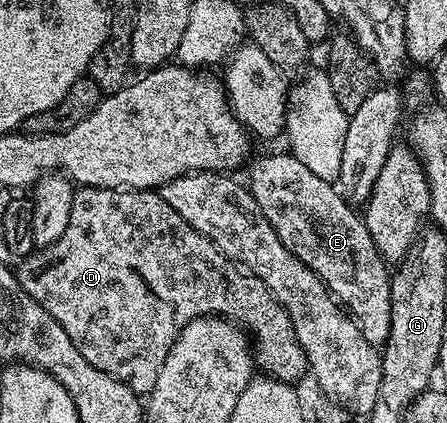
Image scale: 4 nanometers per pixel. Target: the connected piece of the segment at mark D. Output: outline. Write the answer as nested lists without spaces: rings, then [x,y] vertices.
[[[80,187],[76,191],[73,206],[69,210],[69,226],[65,226],[65,234],[61,234],[61,238],[57,238],[57,242],[52,248],[42,249],[38,254],[26,257],[20,264],[23,265],[17,268],[17,275],[21,286],[41,306],[45,306],[45,310],[49,310],[49,314],[53,314],[53,318],[59,323],[61,330],[65,330],[65,334],[69,334],[73,346],[77,346],[77,350],[81,350],[81,358],[85,358],[85,362],[89,362],[89,366],[97,366],[97,370],[105,370],[105,374],[125,382],[125,386],[129,386],[129,390],[134,392],[151,393],[157,382],[157,374],[161,374],[161,366],[165,366],[165,358],[169,358],[169,350],[173,350],[173,342],[177,342],[181,330],[185,330],[185,326],[189,326],[189,322],[202,316],[221,316],[224,320],[242,326],[253,341],[253,364],[260,373],[273,376],[277,380],[284,380],[286,384],[290,385],[294,385],[295,380],[301,379],[303,375],[305,377],[308,375],[307,355],[304,354],[297,342],[293,322],[289,322],[289,314],[283,309],[281,302],[277,302],[277,298],[273,298],[273,294],[267,289],[265,282],[261,282],[257,277],[240,268],[238,264],[228,260],[226,254],[213,241],[202,236],[197,230],[193,230],[193,226],[189,226],[189,222],[185,222],[185,218],[181,218],[181,214],[177,214],[177,210],[173,210],[173,206],[169,206],[169,202],[165,202],[158,191]]]

